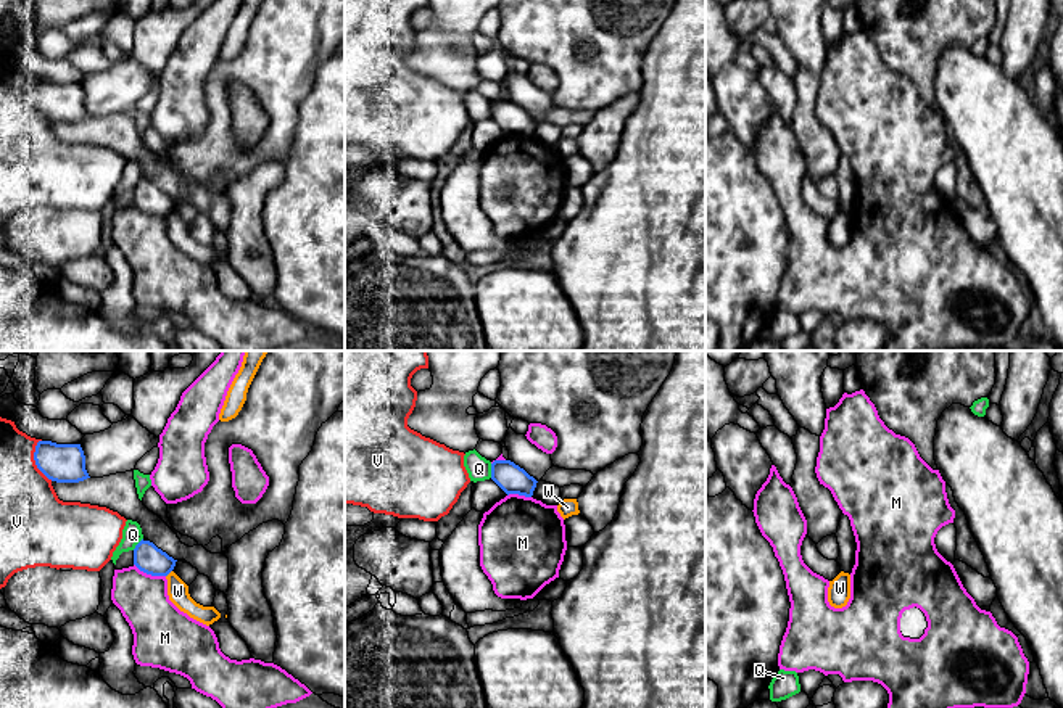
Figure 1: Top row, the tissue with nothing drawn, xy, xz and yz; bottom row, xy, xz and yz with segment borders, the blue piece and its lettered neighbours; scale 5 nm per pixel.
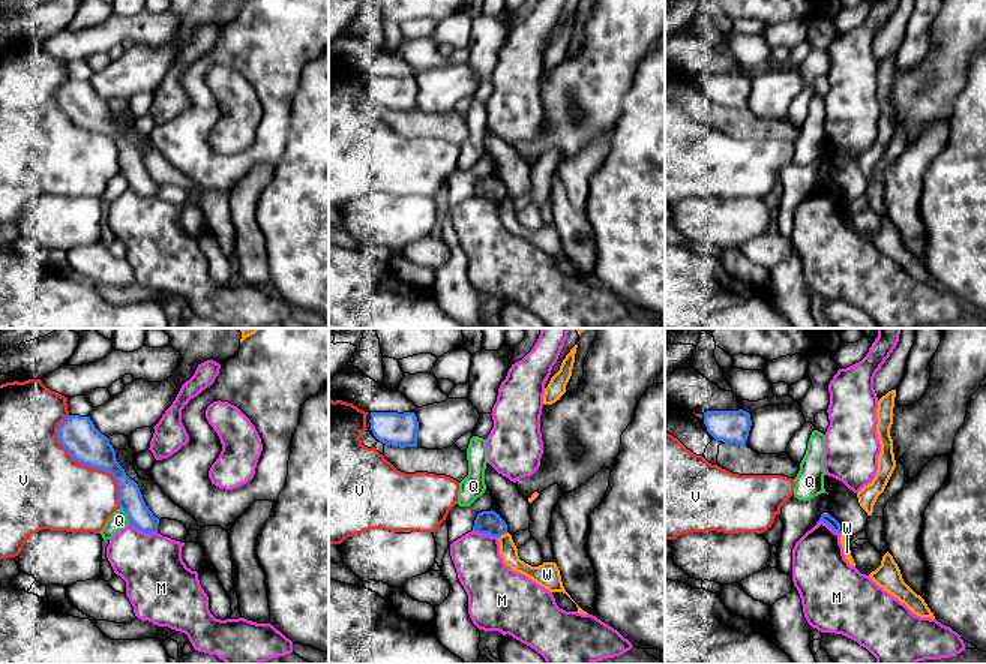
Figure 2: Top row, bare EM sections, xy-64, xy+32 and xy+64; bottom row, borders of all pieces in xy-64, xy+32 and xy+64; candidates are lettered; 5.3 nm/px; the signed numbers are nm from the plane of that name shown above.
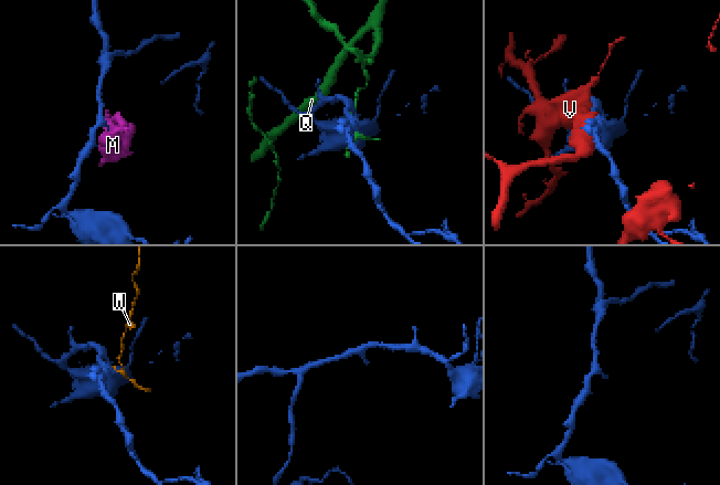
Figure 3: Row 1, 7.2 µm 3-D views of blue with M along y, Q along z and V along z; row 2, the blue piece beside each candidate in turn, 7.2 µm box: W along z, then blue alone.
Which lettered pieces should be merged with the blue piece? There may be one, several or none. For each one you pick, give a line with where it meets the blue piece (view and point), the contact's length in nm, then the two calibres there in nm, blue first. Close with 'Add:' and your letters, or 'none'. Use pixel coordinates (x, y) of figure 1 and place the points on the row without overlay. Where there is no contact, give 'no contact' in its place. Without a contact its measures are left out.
Add: none

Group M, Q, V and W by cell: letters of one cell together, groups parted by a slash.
M / Q / V / W

